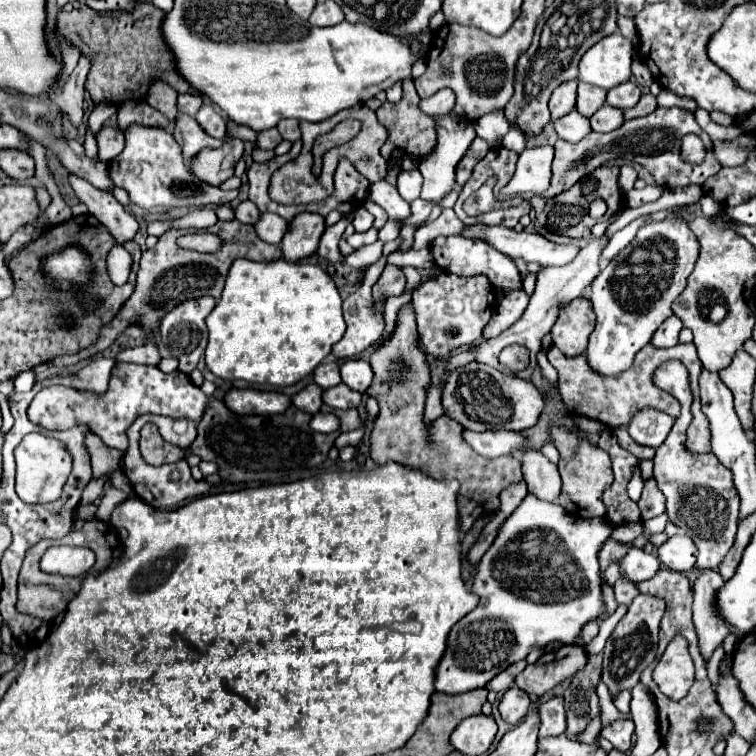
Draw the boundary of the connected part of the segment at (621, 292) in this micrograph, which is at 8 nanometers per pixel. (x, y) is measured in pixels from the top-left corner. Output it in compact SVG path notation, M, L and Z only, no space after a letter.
M667 217L665 221L653 221L641 227L635 235L635 241L631 241L617 257L611 259L611 263L591 283L591 303L593 311L597 313L597 325L589 337L585 355L595 371L599 371L601 375L619 375L633 363L635 353L651 341L659 325L673 313L671 303L683 293L697 257L699 241L689 231L687 221L683 217Z

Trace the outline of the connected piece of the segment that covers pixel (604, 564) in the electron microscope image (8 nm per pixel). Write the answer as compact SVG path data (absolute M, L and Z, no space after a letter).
M607 539L599 551L600 573L605 571L611 563L619 563L629 547L623 543L615 543L613 539Z

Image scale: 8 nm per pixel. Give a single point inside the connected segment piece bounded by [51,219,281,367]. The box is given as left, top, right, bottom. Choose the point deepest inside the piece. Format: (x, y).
(168, 275)

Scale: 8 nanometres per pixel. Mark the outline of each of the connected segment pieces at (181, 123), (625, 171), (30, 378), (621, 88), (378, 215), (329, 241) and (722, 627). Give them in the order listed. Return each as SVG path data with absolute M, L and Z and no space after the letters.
M183 113L175 119L173 137L175 137L175 141L181 145L185 161L189 161L189 159L191 159L195 153L199 153L203 147L221 147L221 145L227 141L227 137L225 137L225 139L215 139L215 137L207 135L193 117L187 117L187 115L183 115Z
M623 165L621 167L621 175L619 175L619 187L627 193L629 189L633 189L633 183L637 181L637 171L631 165Z
M23 371L19 373L15 379L13 379L15 387L13 387L13 393L9 395L9 399L15 395L15 393L23 393L23 391L29 391L33 385L35 385L35 375L33 371Z
M625 81L623 85L617 85L615 89L607 91L607 103L617 107L617 109L623 109L623 111L629 107L635 107L639 97L641 97L641 91L631 81Z
M367 199L367 201L365 201L365 209L375 217L375 223L373 223L373 225L375 225L377 229L381 229L381 227L387 223L387 213L385 213L377 203L373 203L373 201Z
M347 213L347 215L343 215L335 225L327 227L325 233L323 233L323 237L320 239L317 255L325 257L327 261L333 261L333 263L335 263L335 261L343 261L343 255L339 253L337 243L339 243L339 239L343 237L345 227L347 227L351 221L353 221L353 213Z
M705 569L693 583L693 623L699 637L699 651L705 661L711 659L713 651L729 633L729 627L717 617L713 605L713 597L723 583L723 577L711 569Z

